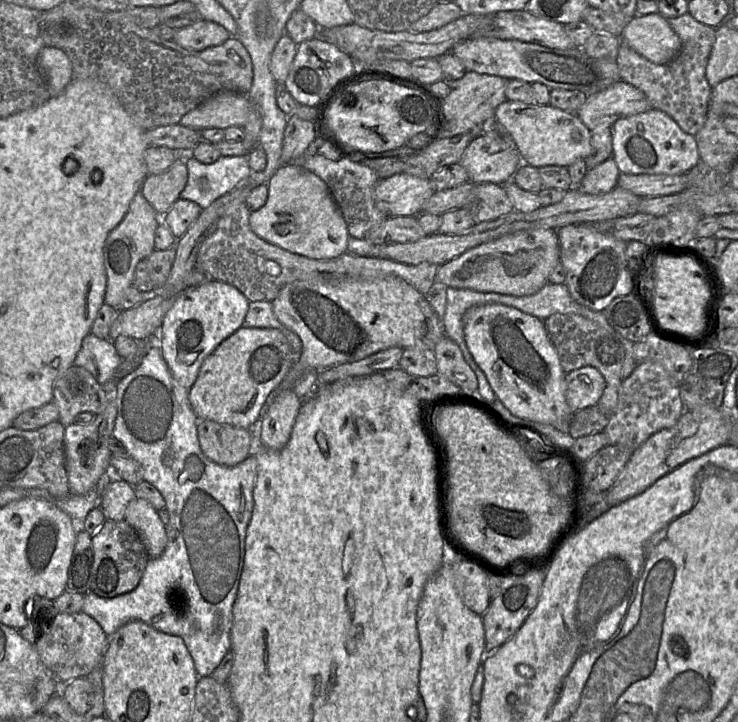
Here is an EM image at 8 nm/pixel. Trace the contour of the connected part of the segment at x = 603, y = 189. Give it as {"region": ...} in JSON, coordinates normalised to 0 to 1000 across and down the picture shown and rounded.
{"region":[[[827,217],[797,235],[783,262],[802,270],[824,267],[836,258],[839,242],[837,230],[832,219]]]}

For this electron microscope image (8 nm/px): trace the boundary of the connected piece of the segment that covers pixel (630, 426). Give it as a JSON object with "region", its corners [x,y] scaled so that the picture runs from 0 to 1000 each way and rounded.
{"region":[[[889,500],[864,503],[856,518],[844,526],[835,569],[816,597],[824,616],[860,625],[886,600],[913,590],[928,568],[921,553],[921,533],[909,526],[894,503]]]}

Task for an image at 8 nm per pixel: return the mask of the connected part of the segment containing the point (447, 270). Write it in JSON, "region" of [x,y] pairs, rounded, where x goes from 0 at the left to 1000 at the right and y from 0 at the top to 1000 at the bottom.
{"region":[[[753,319],[706,320],[648,339],[596,367],[589,389],[614,399],[714,410],[743,392],[744,381],[757,363],[759,339]]]}

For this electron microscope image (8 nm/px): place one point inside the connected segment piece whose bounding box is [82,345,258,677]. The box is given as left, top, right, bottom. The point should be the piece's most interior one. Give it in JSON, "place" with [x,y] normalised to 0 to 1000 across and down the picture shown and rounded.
{"place":[256,819]}

